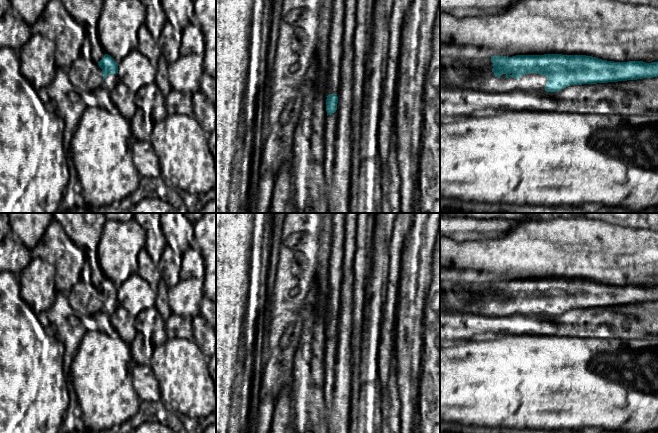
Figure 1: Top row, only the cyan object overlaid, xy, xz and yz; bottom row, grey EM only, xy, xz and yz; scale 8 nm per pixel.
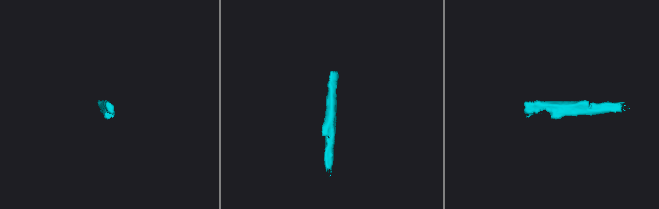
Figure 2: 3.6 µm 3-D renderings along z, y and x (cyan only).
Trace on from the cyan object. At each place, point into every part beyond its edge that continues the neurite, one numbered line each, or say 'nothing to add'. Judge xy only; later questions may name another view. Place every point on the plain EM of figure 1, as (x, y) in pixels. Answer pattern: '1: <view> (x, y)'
1: xy (110, 306)

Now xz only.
1: xz (338, 236)

